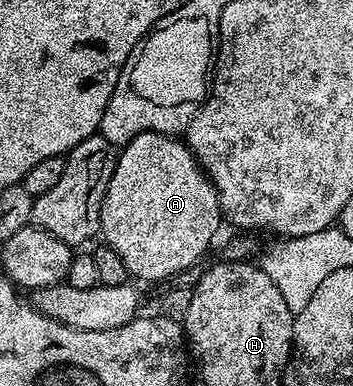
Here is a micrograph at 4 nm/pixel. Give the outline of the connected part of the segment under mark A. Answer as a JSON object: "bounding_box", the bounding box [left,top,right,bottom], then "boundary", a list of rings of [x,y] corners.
{"bounding_box":[100,132,224,281],"boundary":[[[165,132],[136,134],[136,138],[117,153],[114,173],[102,203],[100,232],[103,237],[106,235],[105,247],[120,254],[127,273],[135,281],[169,281],[176,274],[190,272],[193,264],[209,250],[221,224],[224,224],[224,217],[218,191],[194,157],[194,151],[177,135]]]}

